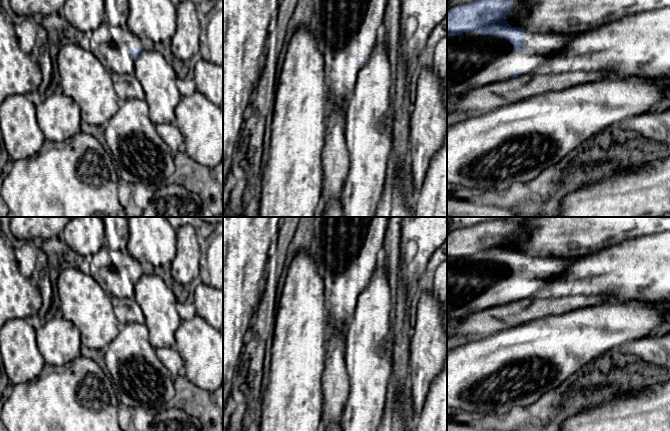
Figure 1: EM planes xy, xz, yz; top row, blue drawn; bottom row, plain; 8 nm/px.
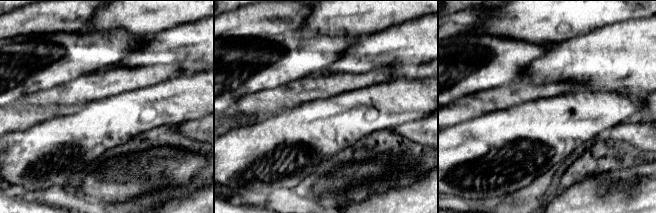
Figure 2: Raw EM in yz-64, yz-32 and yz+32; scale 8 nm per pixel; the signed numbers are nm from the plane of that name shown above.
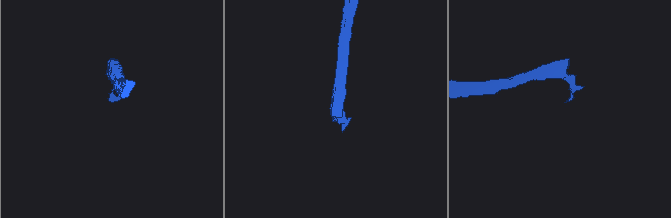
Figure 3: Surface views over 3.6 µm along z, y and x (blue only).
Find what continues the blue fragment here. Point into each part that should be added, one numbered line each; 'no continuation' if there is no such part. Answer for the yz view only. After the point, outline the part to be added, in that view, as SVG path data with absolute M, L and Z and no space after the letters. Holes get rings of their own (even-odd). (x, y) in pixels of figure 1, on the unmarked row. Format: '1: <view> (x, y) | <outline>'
1: yz (519, 230) | M524 218L512 219L512 233L510 238L507 239L507 244L513 239L525 240L527 238L527 227L524 224Z

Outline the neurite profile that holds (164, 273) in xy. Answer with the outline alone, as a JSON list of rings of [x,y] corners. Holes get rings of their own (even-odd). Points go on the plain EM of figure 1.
[[[154,267],[154,274],[160,276],[169,288],[172,288],[174,280],[169,268]]]

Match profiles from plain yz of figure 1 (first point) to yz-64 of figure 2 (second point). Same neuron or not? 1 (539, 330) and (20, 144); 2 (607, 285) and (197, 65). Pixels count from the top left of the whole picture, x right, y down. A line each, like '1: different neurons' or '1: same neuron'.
1: same neuron
2: same neuron

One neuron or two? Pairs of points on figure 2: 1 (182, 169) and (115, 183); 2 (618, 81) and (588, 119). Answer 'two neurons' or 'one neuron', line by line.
1: one neuron
2: two neurons

